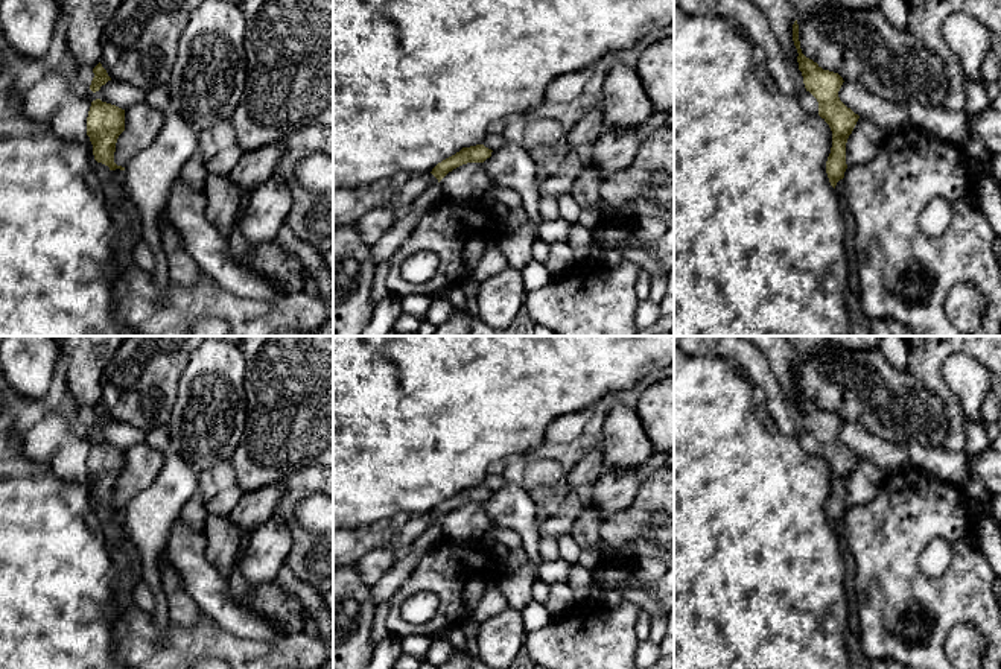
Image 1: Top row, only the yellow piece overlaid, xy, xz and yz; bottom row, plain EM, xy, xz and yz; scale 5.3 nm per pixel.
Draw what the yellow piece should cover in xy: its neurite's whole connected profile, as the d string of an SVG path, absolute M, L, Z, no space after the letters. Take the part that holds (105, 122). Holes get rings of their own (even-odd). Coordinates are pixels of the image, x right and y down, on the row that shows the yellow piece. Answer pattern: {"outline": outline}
{"outline": "M96 99L91 102L87 117L87 135L93 144L93 155L97 163L110 170L125 170L114 163L116 143L125 131L125 109Z"}

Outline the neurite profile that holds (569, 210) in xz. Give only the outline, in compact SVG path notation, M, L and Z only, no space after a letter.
M564 193L558 196L558 216L564 220L567 220L570 225L577 224L581 207L580 204L572 198L570 193Z

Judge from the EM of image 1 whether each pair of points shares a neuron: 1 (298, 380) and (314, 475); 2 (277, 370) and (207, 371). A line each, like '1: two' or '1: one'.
1: two
2: two

